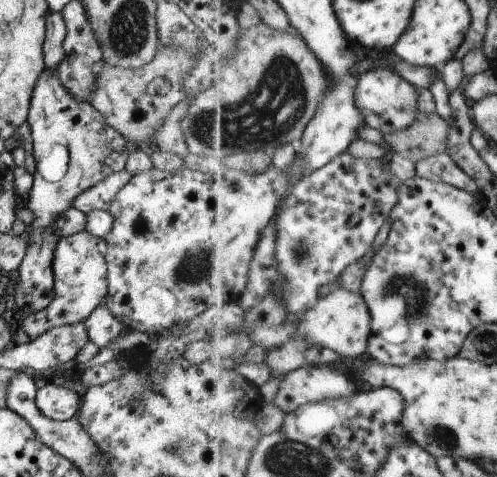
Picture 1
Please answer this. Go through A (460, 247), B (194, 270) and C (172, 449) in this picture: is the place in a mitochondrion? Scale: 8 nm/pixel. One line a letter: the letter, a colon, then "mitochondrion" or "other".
A: other
B: mitochondrion
C: mitochondrion

